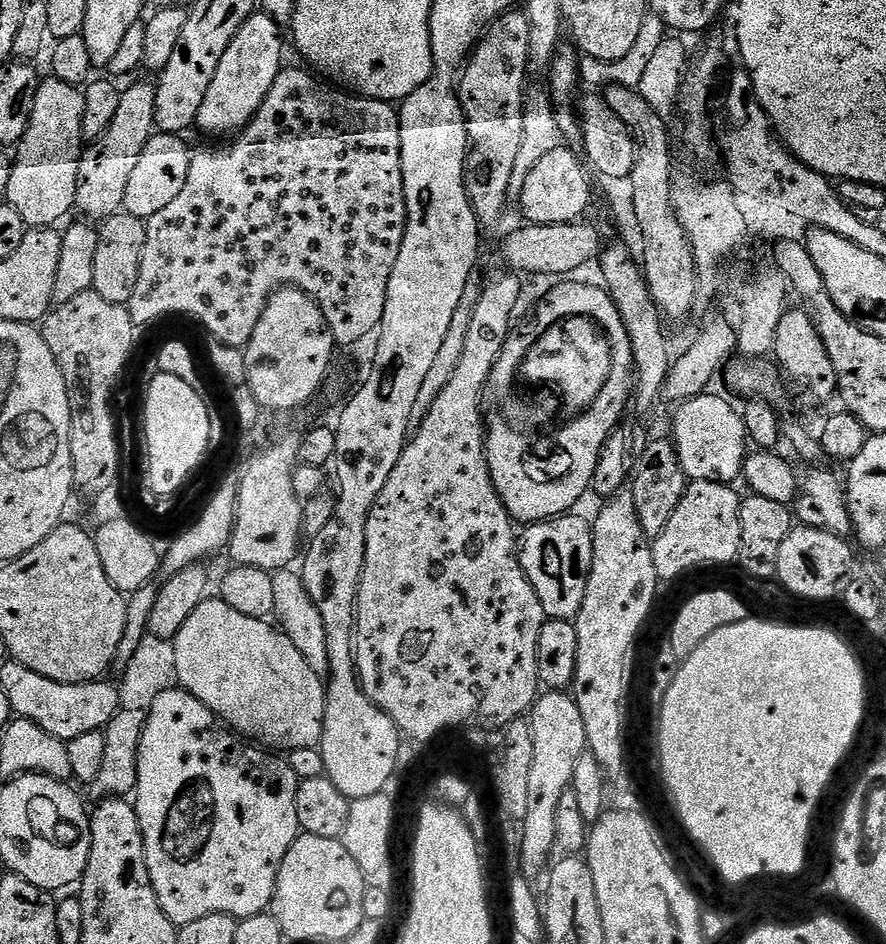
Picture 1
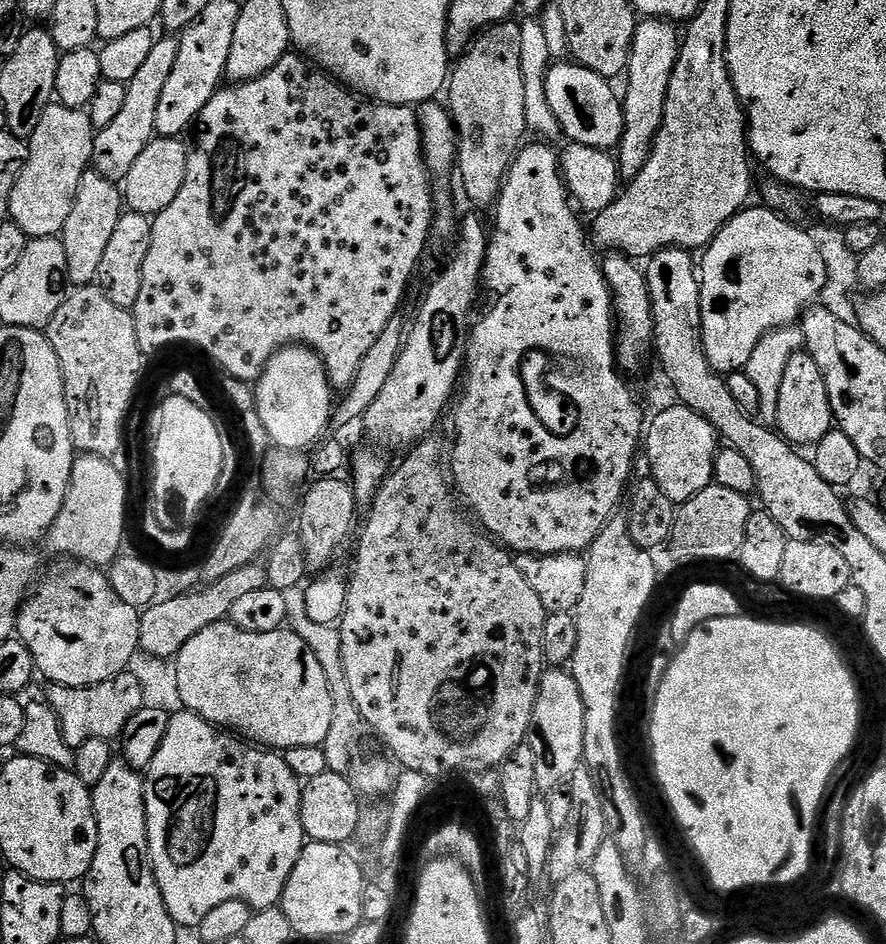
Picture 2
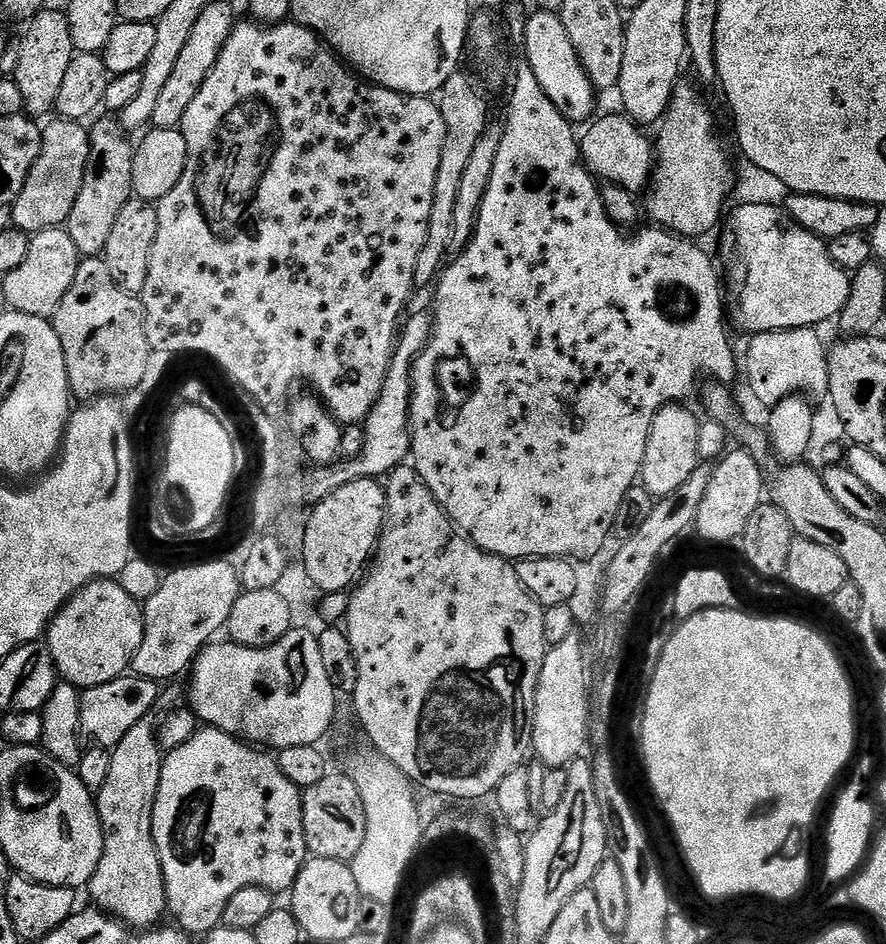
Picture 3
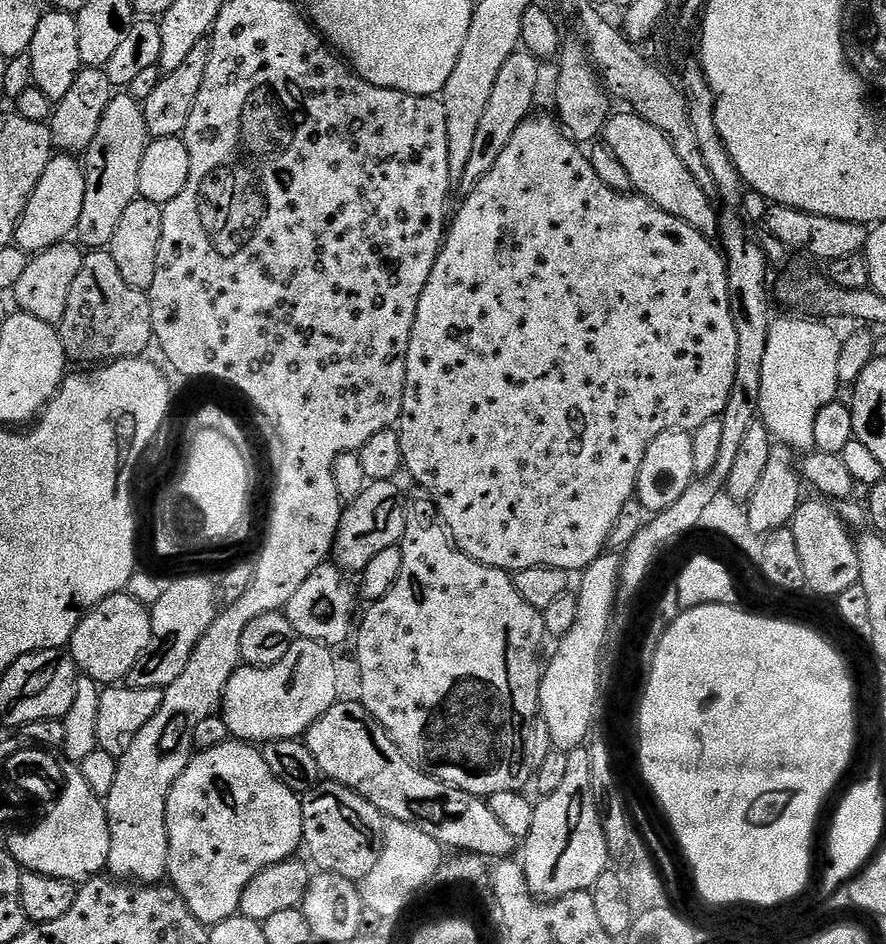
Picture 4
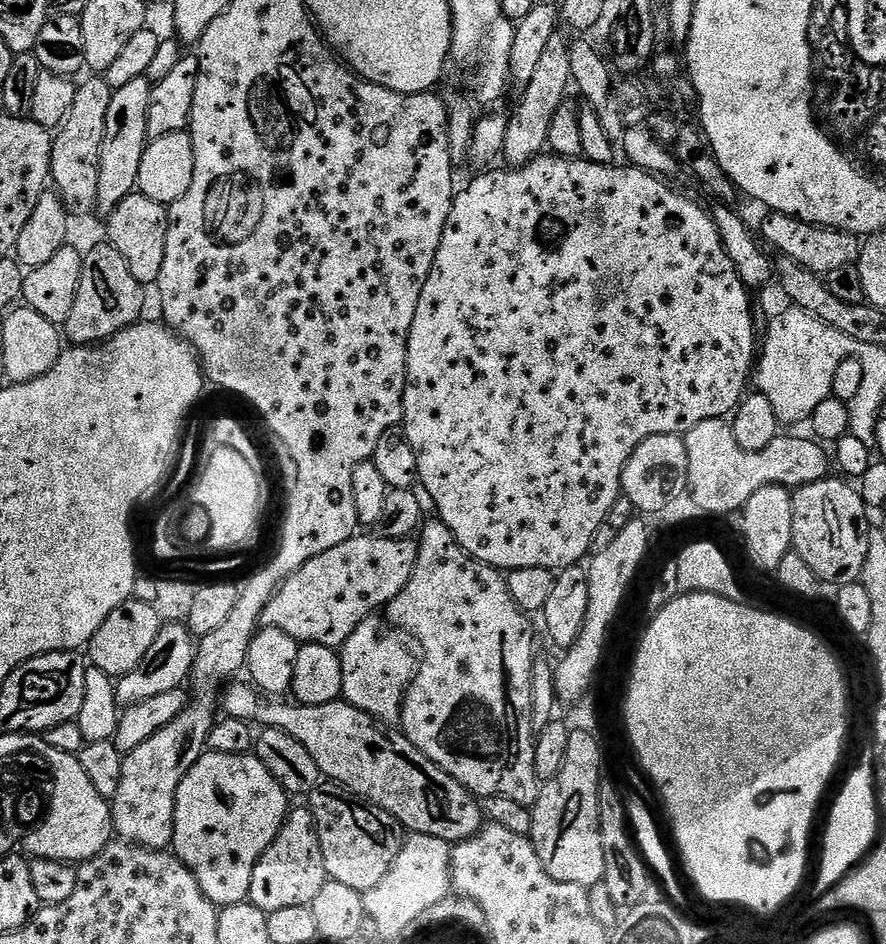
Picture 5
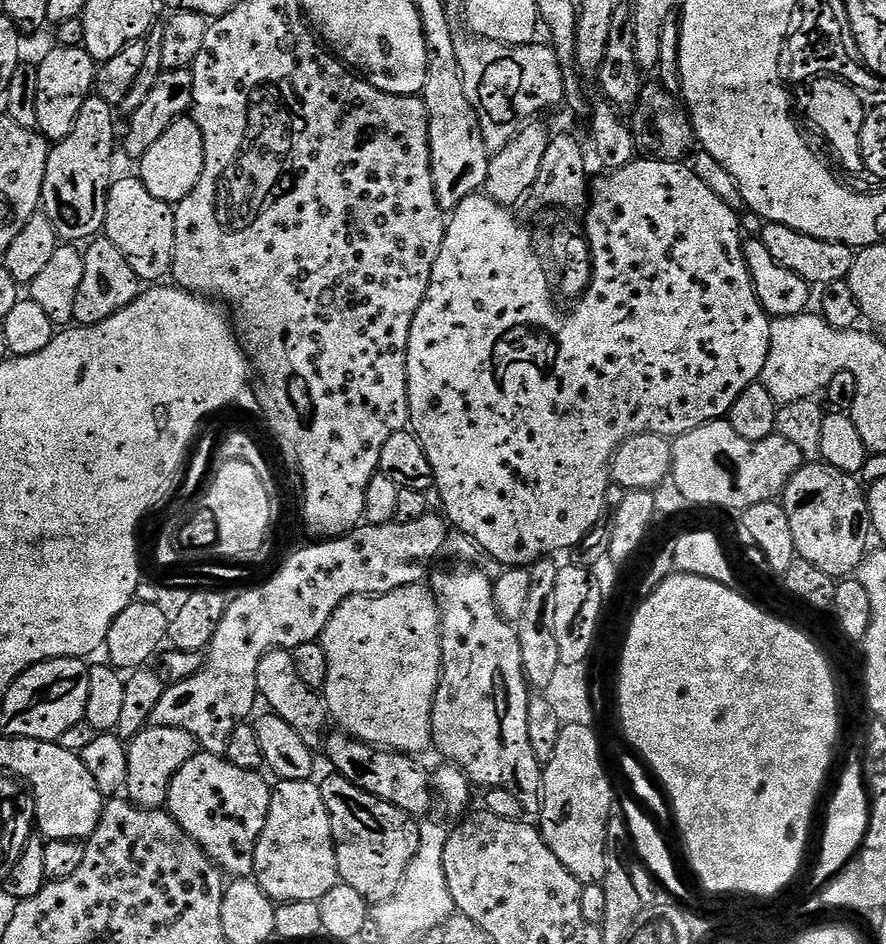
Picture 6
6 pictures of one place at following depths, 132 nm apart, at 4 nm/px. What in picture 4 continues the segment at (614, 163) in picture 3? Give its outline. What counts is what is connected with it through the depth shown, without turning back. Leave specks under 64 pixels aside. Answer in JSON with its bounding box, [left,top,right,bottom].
[602,110,720,241]

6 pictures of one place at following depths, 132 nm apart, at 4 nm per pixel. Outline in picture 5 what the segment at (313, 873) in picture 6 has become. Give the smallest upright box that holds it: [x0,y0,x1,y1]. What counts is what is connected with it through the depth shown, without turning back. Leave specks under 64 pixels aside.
[248,806,328,913]

